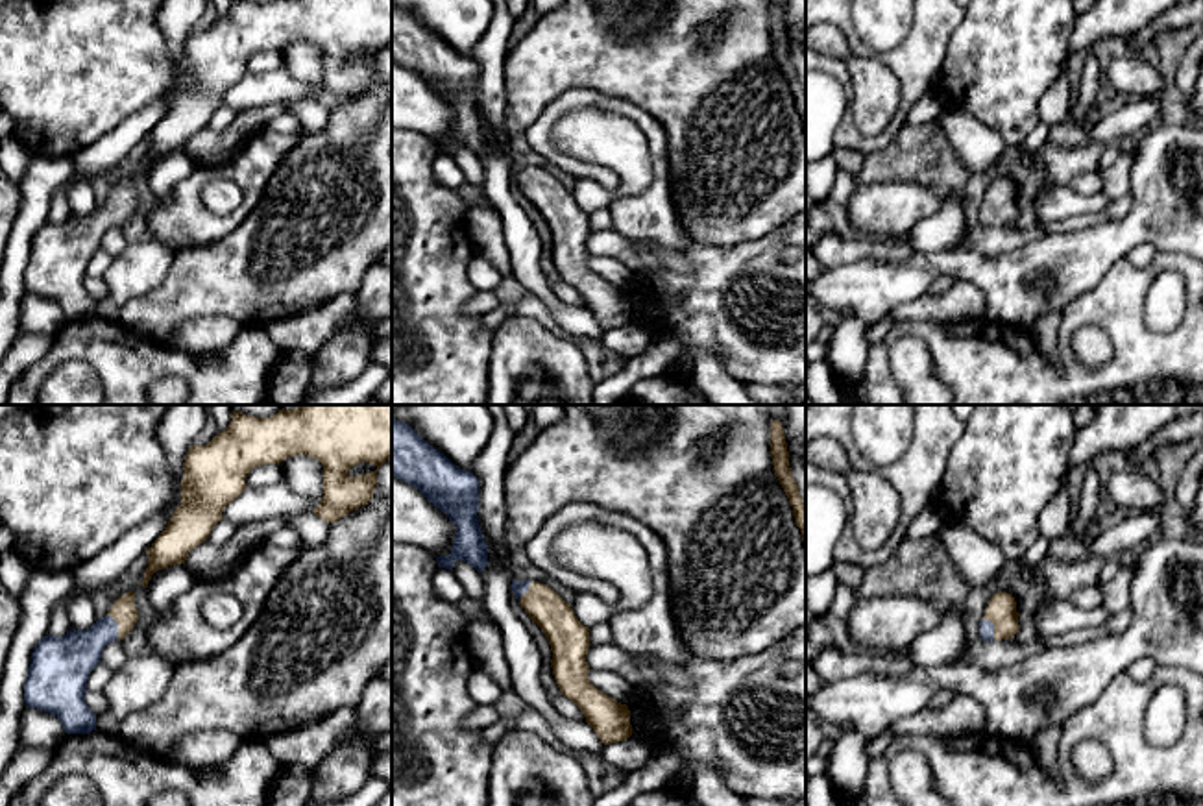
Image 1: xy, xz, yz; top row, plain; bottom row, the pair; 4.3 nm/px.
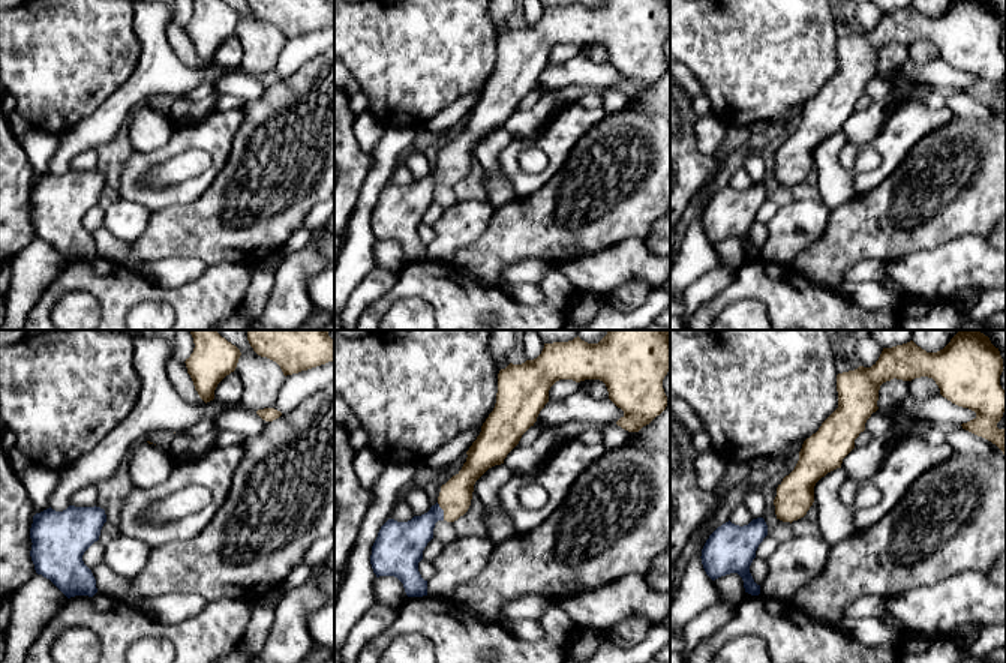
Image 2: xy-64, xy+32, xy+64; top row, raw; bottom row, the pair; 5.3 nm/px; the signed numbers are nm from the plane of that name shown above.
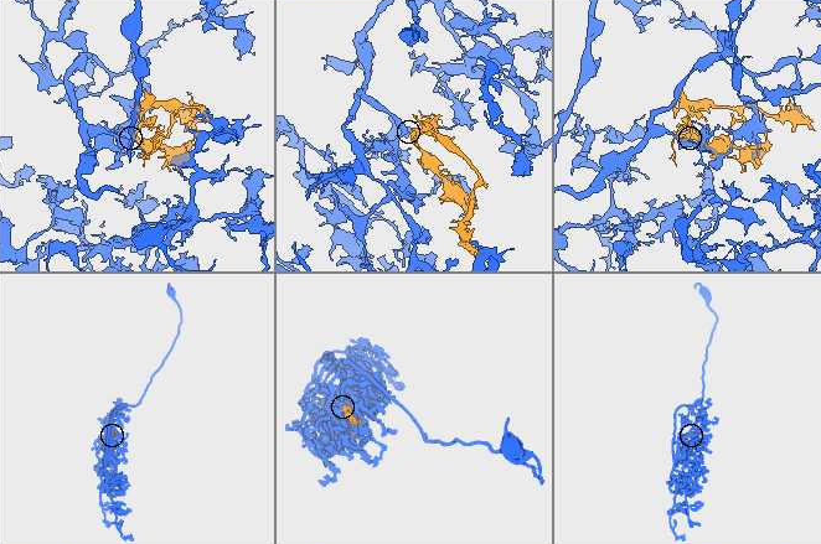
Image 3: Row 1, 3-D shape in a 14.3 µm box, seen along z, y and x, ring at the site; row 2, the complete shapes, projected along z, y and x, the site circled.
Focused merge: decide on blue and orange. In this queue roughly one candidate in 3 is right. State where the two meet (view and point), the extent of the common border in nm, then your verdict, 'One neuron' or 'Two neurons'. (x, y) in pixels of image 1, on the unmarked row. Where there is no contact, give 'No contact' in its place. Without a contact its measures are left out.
Touches blue at xy (117, 213). Shared border 130 nm. One neuron

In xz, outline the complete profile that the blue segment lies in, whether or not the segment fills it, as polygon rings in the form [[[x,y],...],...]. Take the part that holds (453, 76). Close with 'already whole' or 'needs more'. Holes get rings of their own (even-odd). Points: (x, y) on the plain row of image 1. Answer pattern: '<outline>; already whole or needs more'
[[[392,2],[392,61],[416,72],[429,89],[456,111],[449,142],[436,142],[438,152],[451,155],[456,146],[479,159],[488,152],[488,131],[479,111],[479,65],[455,52],[429,31],[408,9]]]; already whole

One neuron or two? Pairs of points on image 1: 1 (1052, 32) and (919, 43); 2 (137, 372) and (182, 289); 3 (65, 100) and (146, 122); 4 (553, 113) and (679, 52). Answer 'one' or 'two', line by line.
1: two
2: two
3: two
4: two

